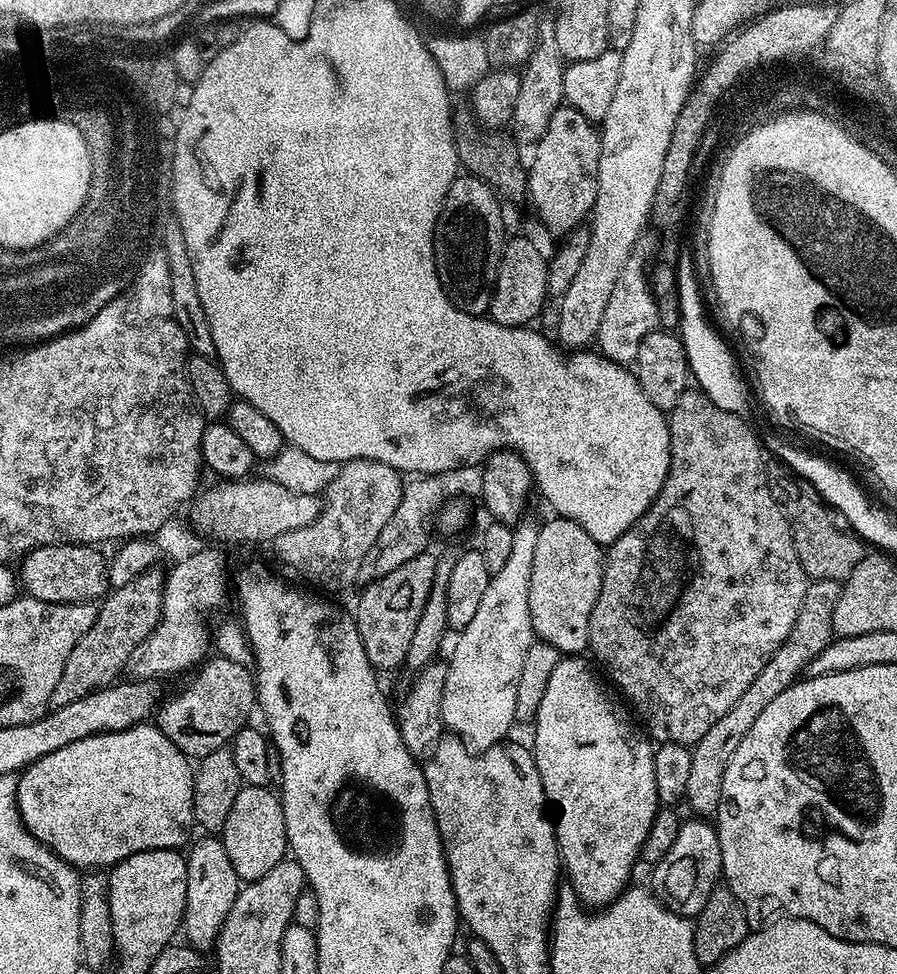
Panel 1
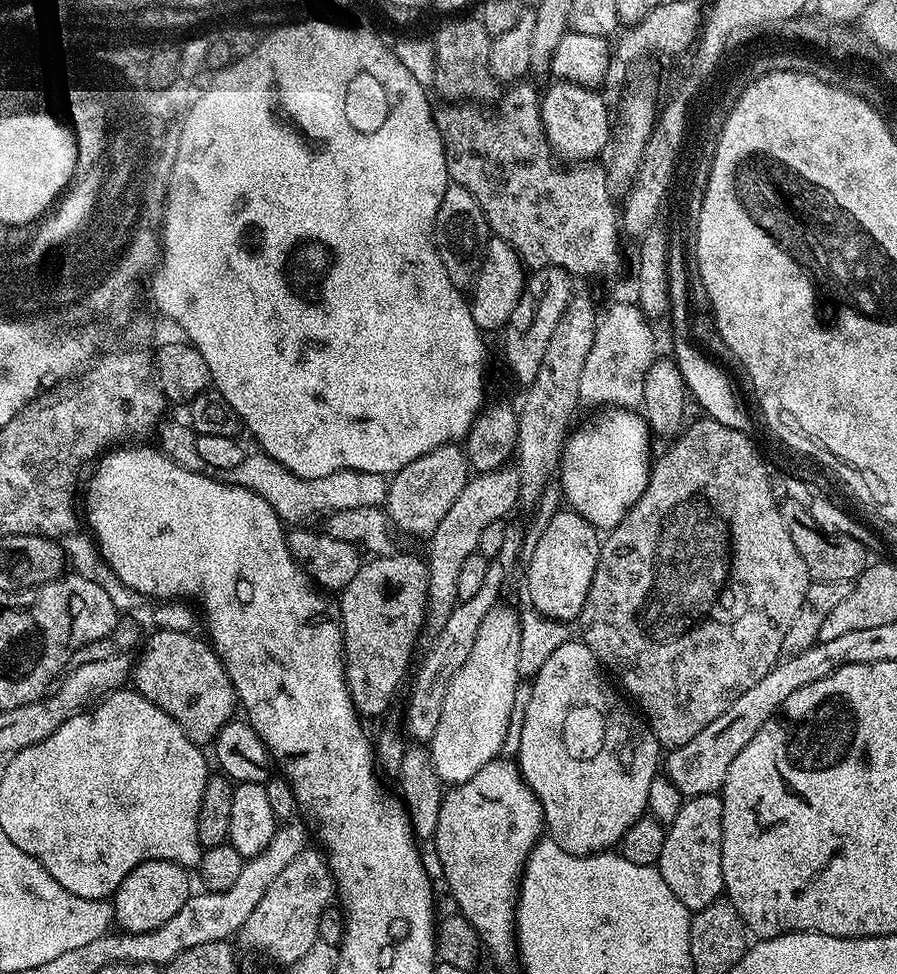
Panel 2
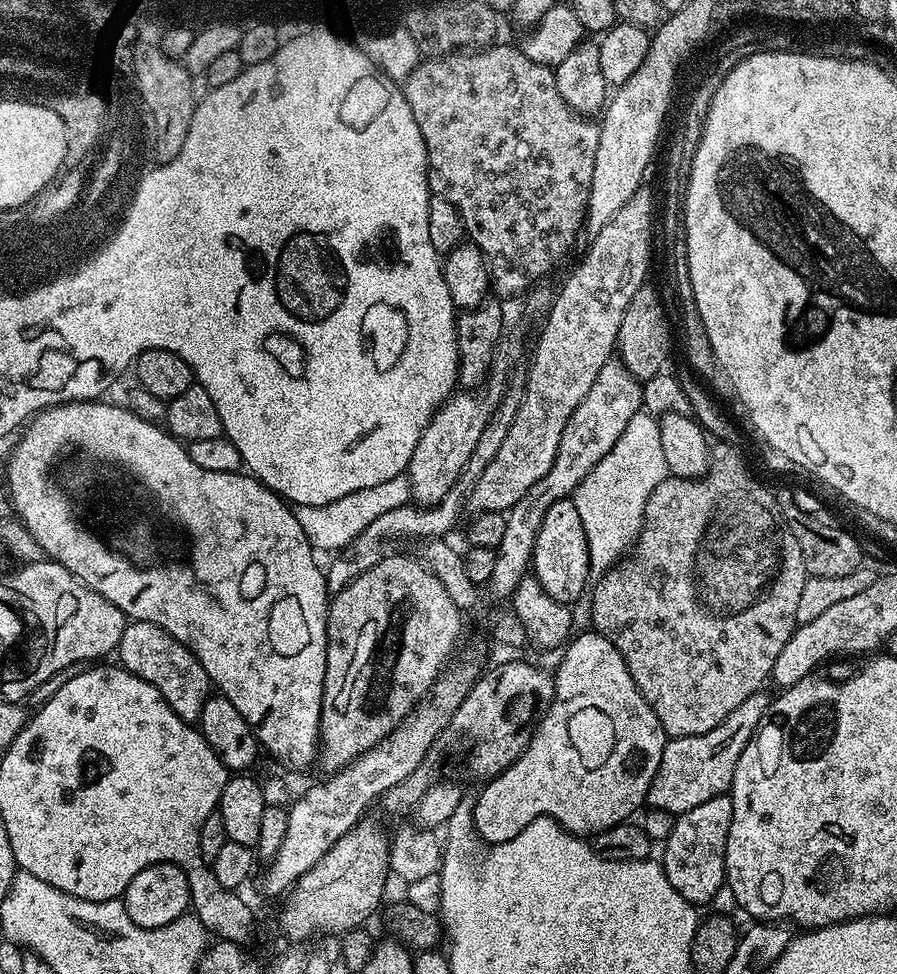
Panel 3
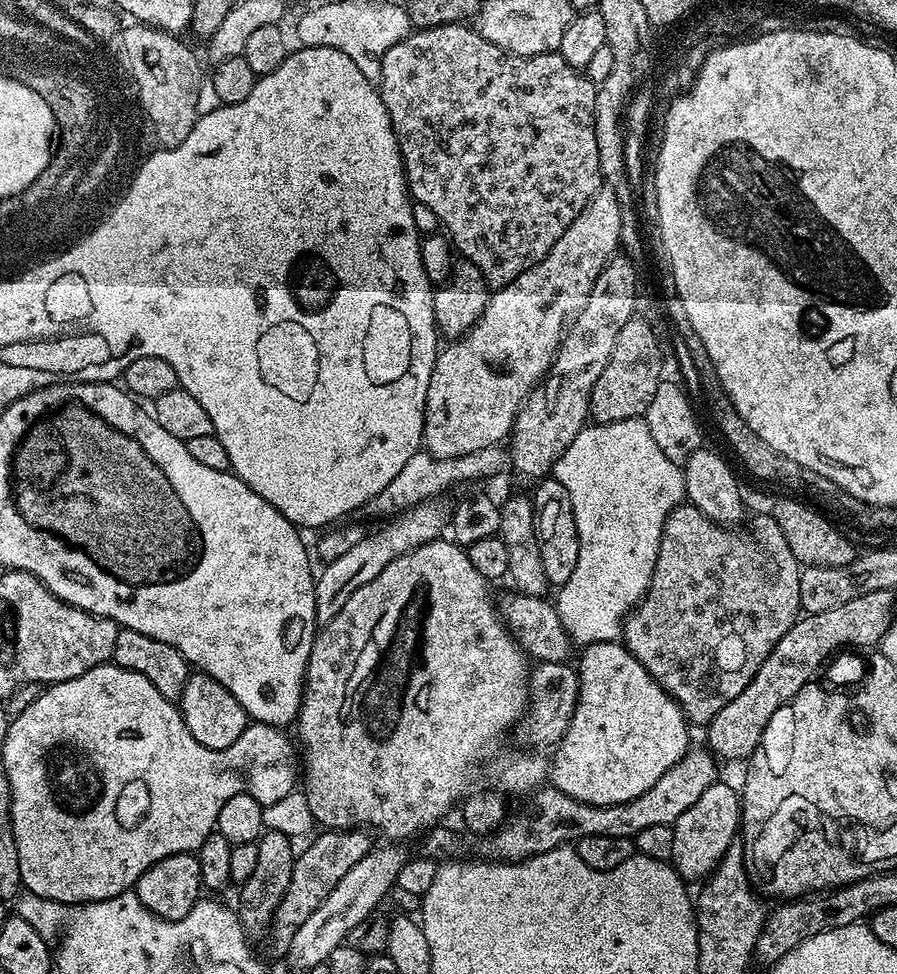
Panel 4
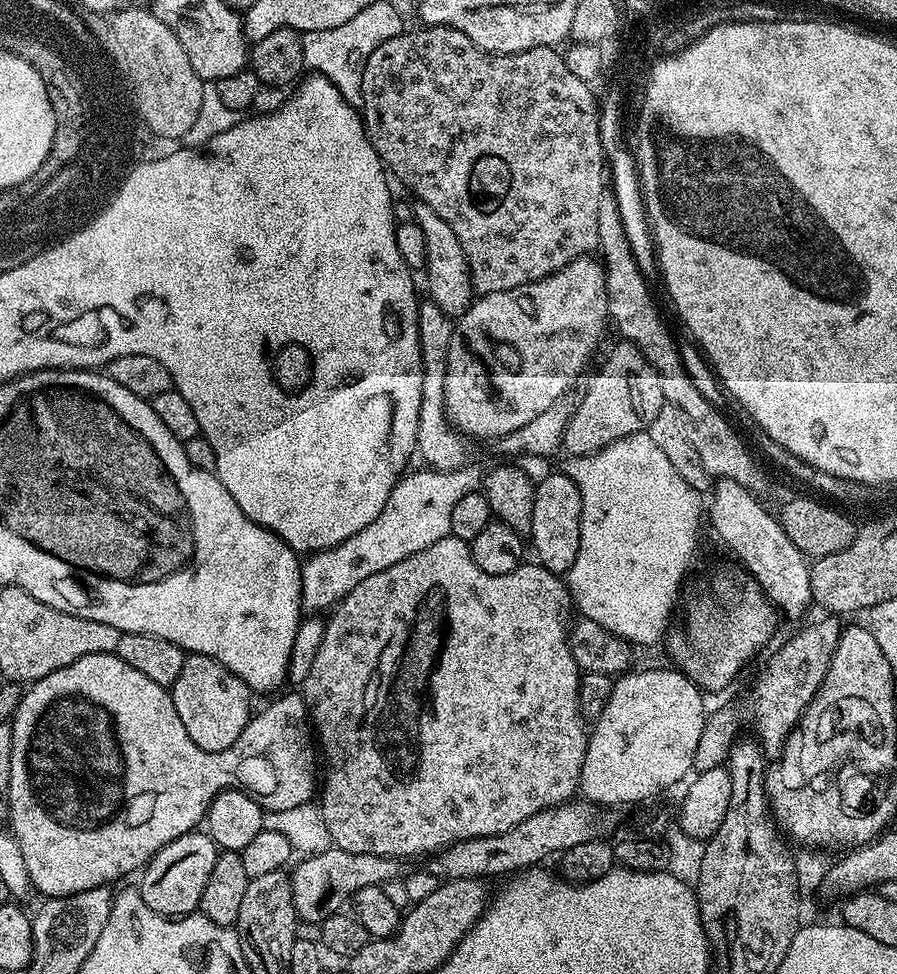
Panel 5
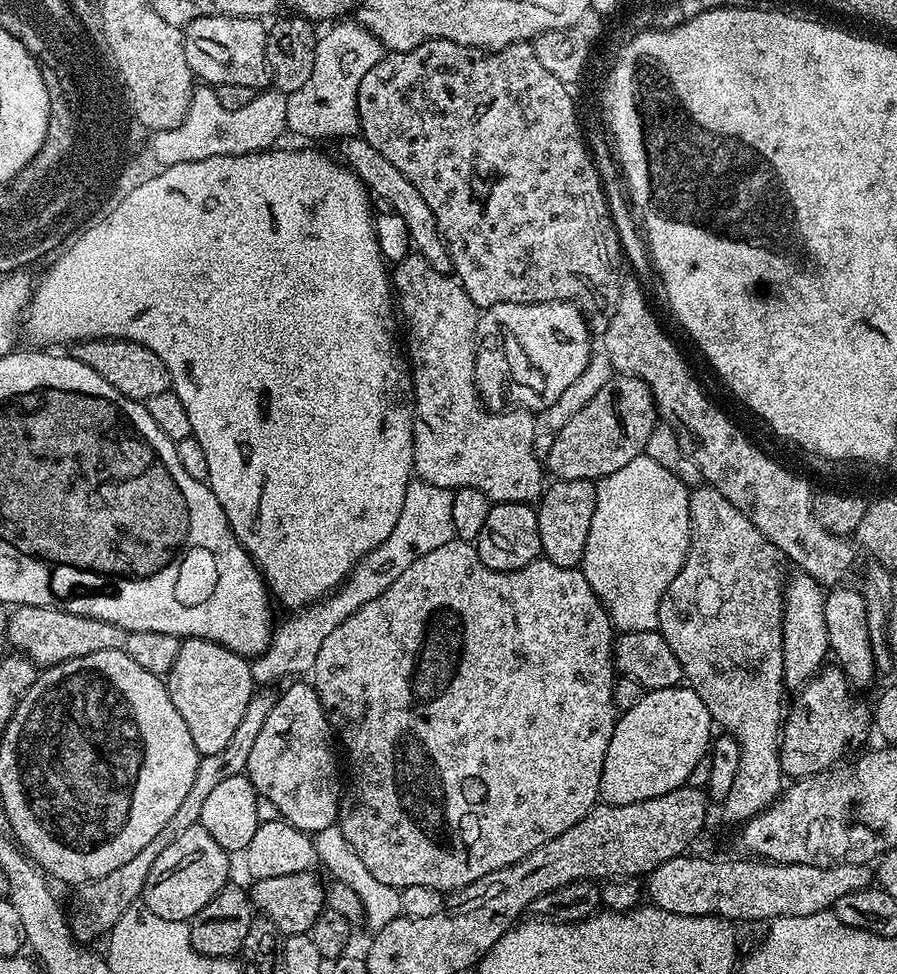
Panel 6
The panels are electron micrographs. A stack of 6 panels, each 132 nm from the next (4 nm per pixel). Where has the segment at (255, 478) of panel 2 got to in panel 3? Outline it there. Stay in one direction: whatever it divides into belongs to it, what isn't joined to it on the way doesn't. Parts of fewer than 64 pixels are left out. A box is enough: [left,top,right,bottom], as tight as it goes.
[295,475,412,554]

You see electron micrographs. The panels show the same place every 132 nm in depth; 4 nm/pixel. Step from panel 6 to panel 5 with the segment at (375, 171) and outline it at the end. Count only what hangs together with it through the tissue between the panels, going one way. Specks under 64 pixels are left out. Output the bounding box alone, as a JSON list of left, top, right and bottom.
[413,203,474,318]

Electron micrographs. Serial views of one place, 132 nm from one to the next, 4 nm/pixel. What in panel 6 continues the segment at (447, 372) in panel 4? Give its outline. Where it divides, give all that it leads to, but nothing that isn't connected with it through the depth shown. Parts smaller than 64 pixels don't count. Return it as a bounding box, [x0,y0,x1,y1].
[476,300,594,412]

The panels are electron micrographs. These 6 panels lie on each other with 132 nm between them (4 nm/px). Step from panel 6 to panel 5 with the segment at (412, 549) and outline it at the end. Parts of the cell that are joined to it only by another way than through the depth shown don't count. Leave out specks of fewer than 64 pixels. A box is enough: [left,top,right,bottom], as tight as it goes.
[300,467,482,614]

